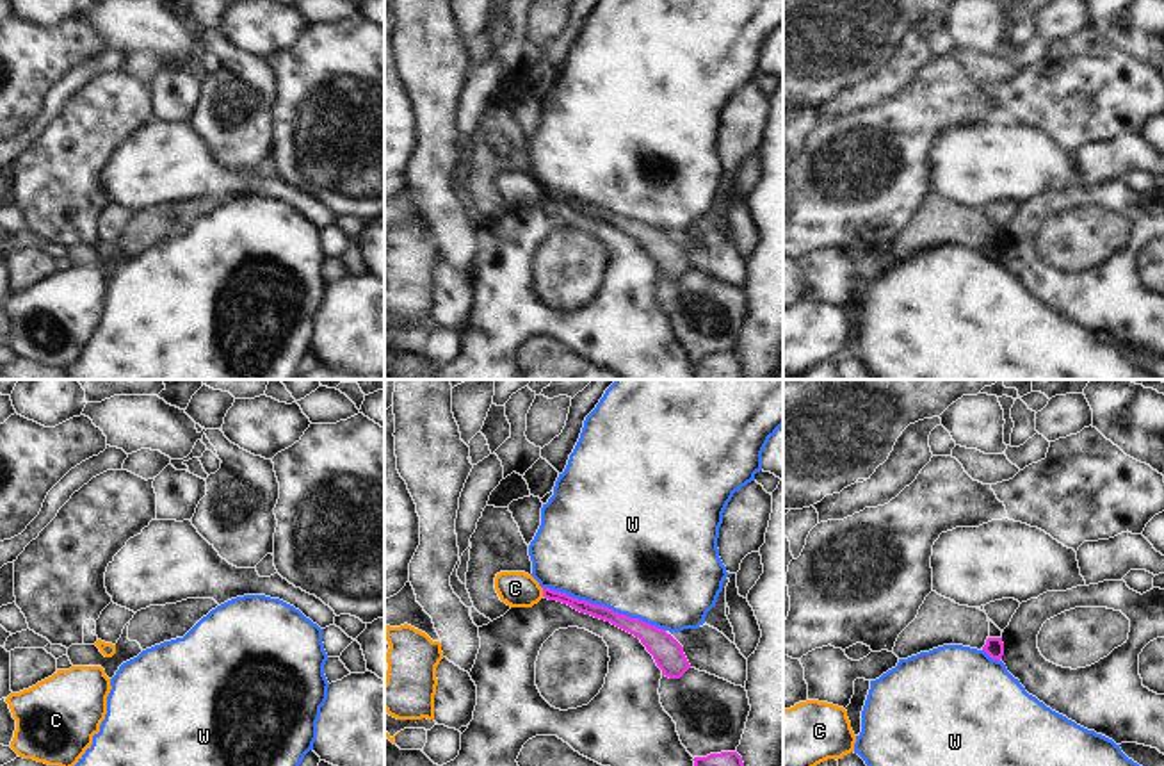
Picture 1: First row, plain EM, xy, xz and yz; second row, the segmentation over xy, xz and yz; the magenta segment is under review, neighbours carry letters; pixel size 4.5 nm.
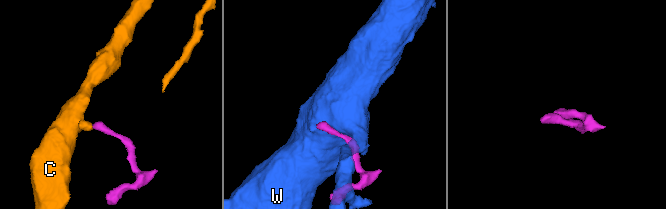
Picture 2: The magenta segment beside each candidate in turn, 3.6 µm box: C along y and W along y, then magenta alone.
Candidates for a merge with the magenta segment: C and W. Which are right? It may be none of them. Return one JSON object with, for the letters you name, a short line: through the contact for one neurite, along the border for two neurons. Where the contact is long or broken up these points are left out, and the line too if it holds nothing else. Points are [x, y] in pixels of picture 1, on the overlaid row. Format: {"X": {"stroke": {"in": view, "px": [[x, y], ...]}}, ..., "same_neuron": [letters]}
{"same_neuron": []}

